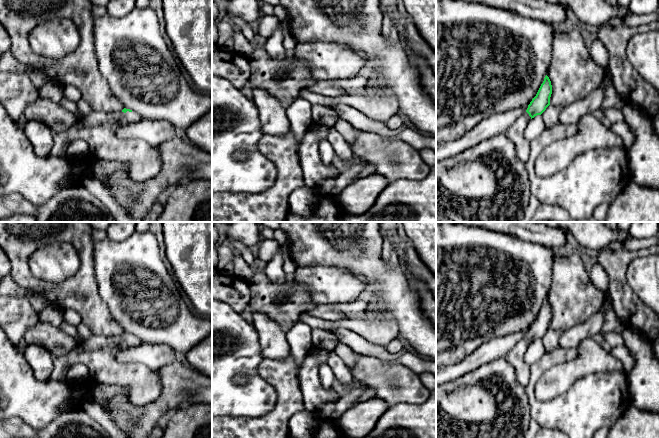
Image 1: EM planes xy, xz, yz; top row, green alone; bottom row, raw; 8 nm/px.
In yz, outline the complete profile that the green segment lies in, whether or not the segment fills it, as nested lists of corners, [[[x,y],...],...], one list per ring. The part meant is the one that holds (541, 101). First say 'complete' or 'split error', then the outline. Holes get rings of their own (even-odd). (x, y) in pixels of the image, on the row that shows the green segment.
split error; [[[546,75],[536,96],[528,105],[527,110],[514,122],[507,130],[506,135],[515,145],[516,152],[520,160],[525,163],[529,159],[530,141],[524,137],[525,128],[528,122],[537,115],[541,115],[550,105],[552,85]]]

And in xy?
split error; [[[126,108],[113,112],[92,111],[87,118],[69,129],[54,133],[50,155],[67,156],[69,144],[82,139],[89,144],[90,153],[95,157],[127,162],[133,179],[150,179],[161,170],[158,147],[138,138],[120,139],[116,135],[118,128],[141,119],[139,113]]]

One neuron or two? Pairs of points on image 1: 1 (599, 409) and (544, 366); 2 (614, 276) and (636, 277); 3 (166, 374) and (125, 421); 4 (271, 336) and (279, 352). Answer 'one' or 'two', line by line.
1: one
2: two
3: one
4: one

